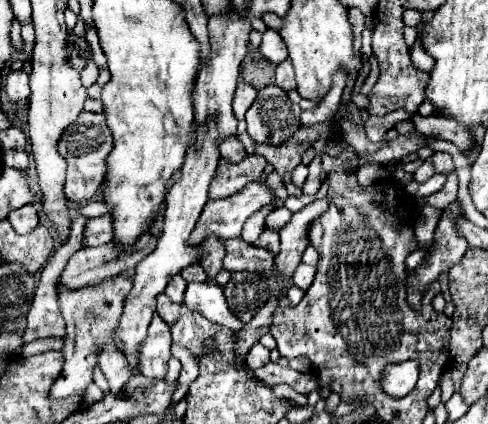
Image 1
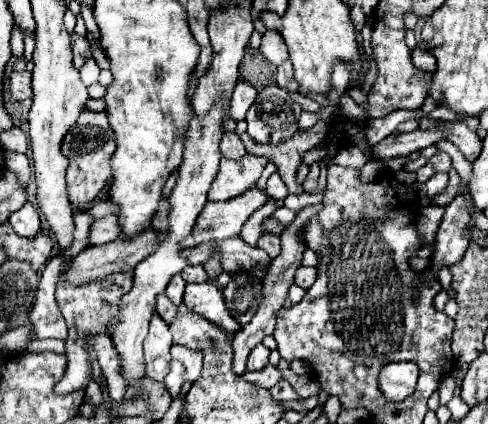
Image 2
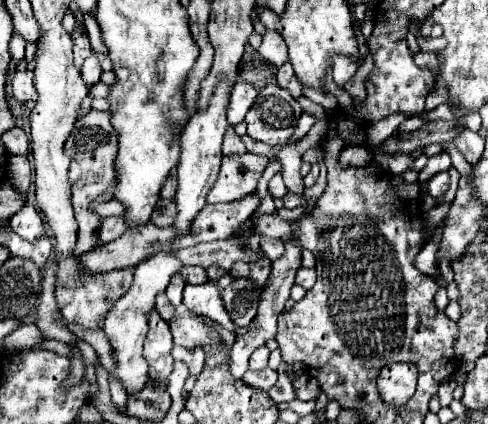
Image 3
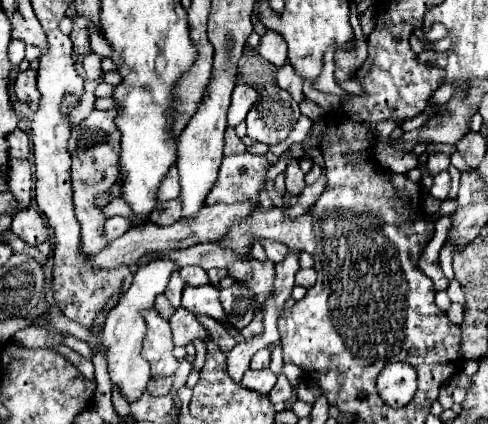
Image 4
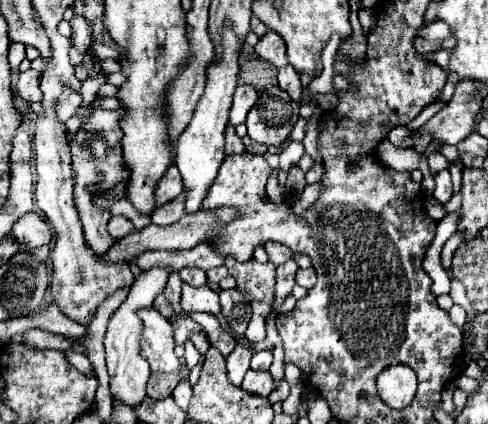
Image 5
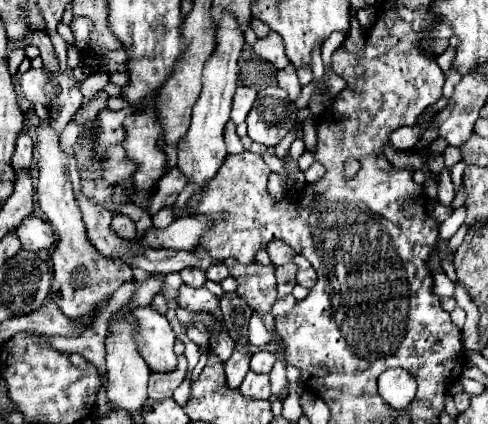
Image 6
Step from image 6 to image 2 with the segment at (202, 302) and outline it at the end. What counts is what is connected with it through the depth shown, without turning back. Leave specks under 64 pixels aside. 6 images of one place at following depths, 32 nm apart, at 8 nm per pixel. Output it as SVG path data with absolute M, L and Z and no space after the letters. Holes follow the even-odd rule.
M208 280L204 284L186 284L184 304L192 312L198 312L206 320L218 324L226 332L238 332L242 328L240 324L236 324L236 320L232 320L226 304L224 304L222 290L216 284L212 284L212 280Z

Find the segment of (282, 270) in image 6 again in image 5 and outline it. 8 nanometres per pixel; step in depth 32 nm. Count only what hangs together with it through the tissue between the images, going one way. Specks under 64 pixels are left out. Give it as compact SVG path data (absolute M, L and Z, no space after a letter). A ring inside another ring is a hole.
M288 260L286 264L276 268L276 300L274 300L274 304L284 300L292 292L296 270L298 270L298 266L294 260Z

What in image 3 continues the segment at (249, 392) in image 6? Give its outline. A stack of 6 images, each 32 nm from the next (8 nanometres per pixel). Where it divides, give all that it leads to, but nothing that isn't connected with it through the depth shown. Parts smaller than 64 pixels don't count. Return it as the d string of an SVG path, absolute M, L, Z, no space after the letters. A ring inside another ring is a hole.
M264 368L264 370L258 370L258 372L248 370L242 378L244 384L258 388L258 390L264 390L264 392L268 392L276 384L276 380L278 380L278 372L274 372L272 368Z

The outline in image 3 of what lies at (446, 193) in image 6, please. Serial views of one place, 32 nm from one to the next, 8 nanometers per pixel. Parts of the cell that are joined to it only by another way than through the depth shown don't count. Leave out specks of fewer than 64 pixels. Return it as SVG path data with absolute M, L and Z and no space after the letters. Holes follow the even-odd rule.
M442 172L442 174L436 174L434 178L430 178L428 182L428 194L434 196L434 198L442 198L448 190L448 184L450 184L450 176L448 172Z

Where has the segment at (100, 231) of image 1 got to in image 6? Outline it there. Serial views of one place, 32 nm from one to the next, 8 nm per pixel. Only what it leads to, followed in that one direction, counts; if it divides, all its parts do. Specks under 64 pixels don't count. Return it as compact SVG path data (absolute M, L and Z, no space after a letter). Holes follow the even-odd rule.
M116 214L116 216L114 216L114 220L112 220L112 228L116 230L118 236L122 236L122 238L126 238L126 240L136 238L134 222L132 222L128 216L124 216L124 214Z

